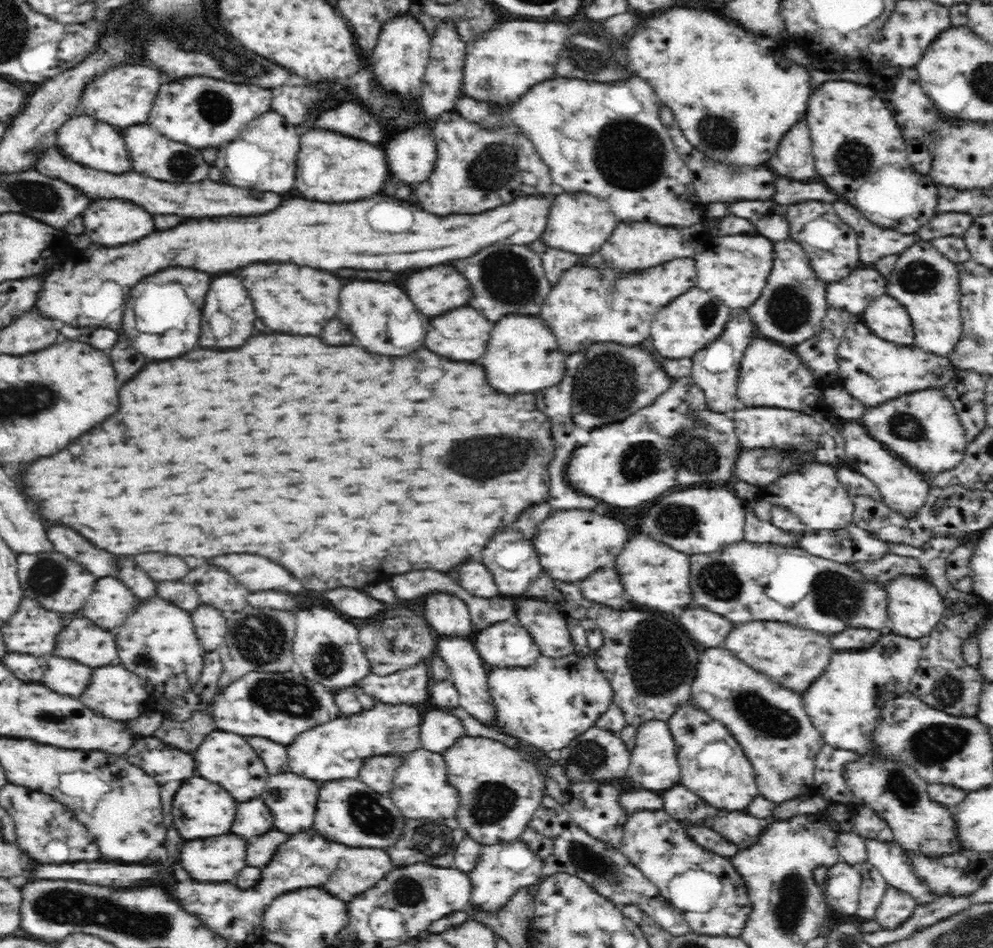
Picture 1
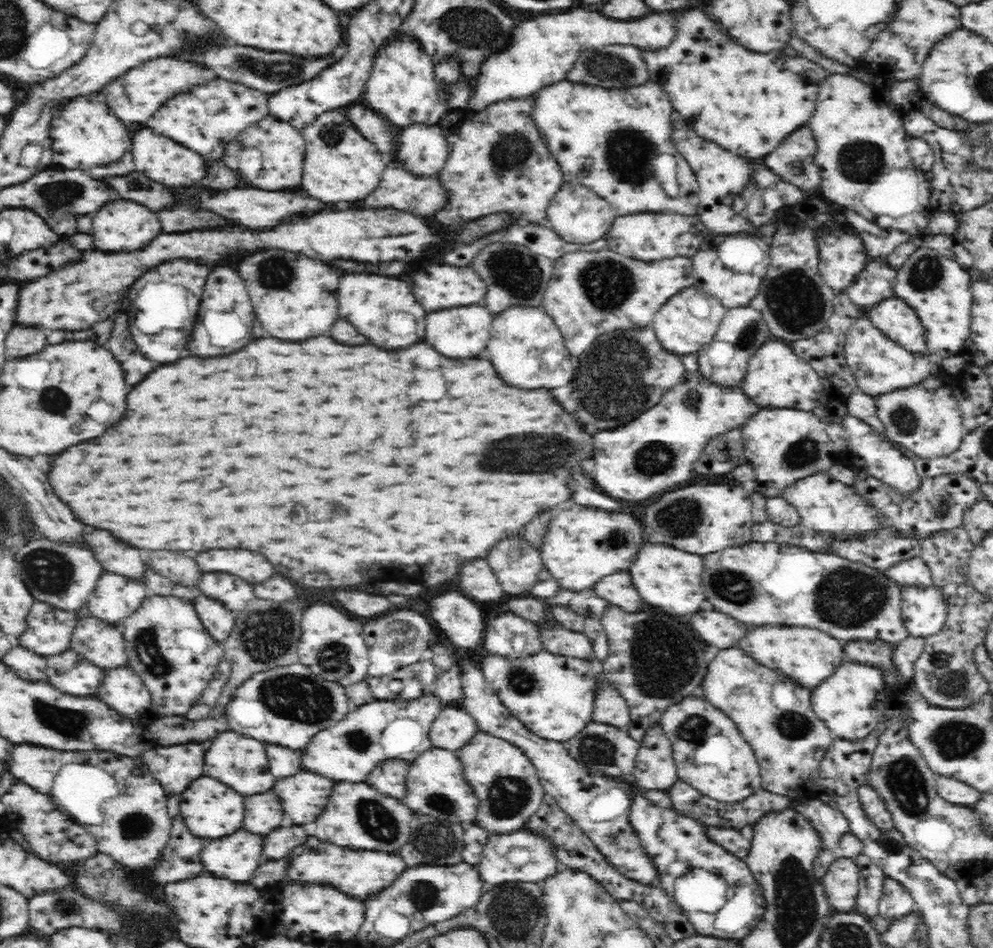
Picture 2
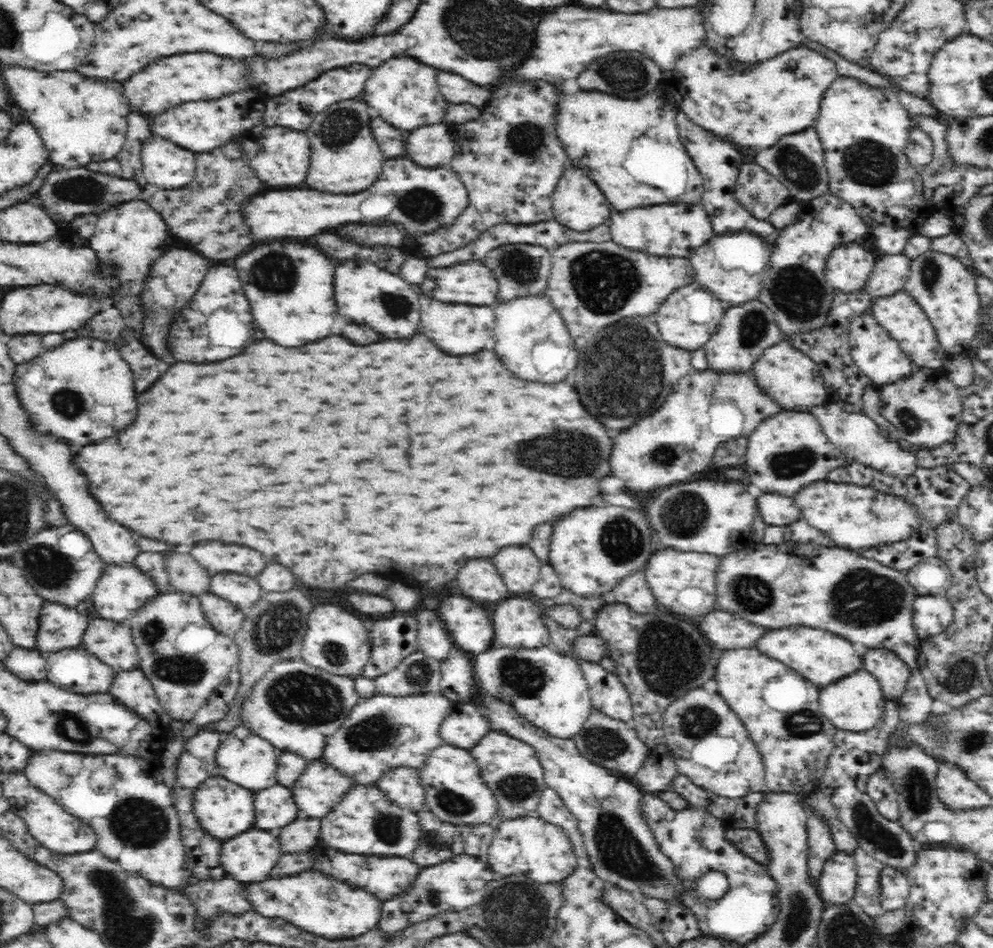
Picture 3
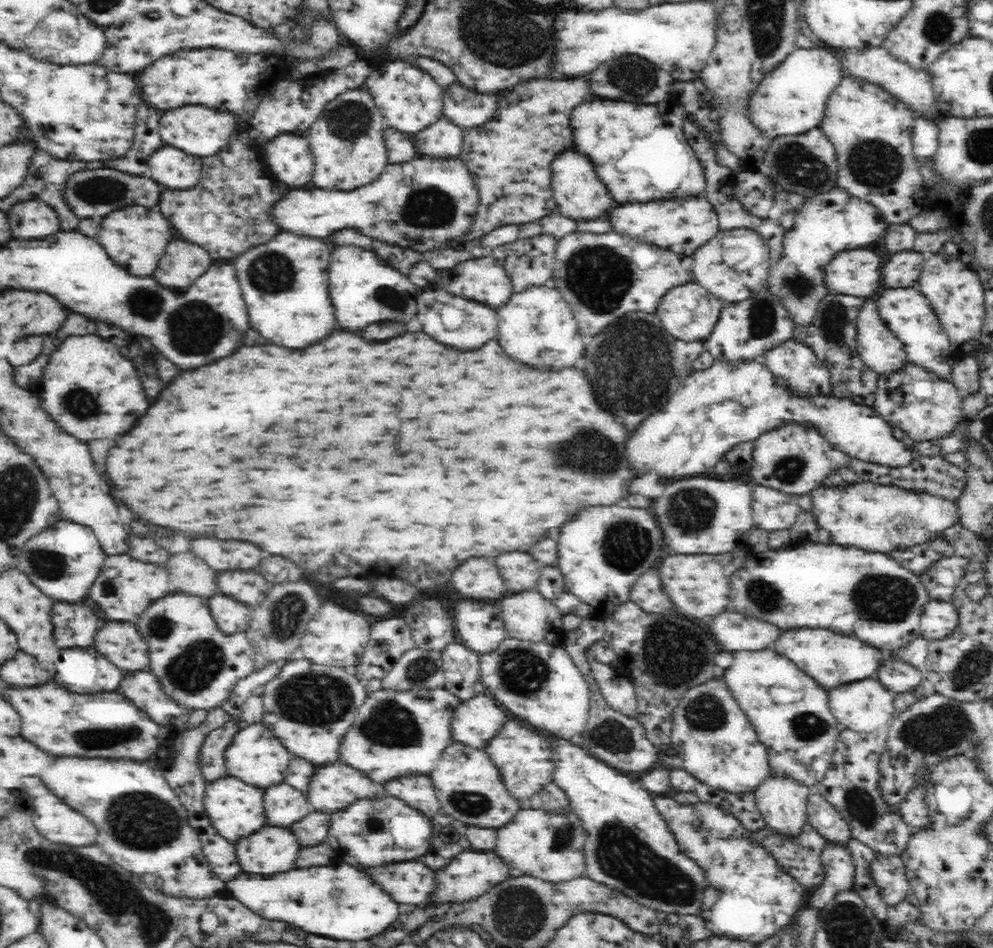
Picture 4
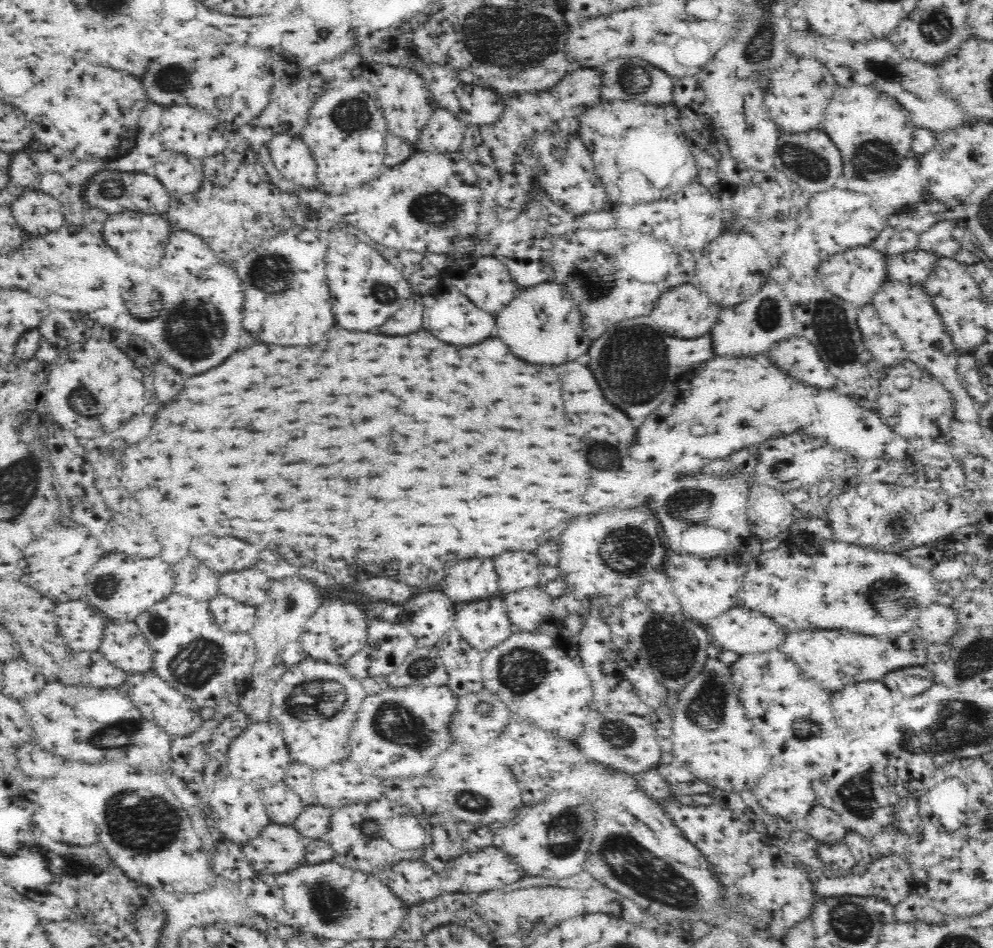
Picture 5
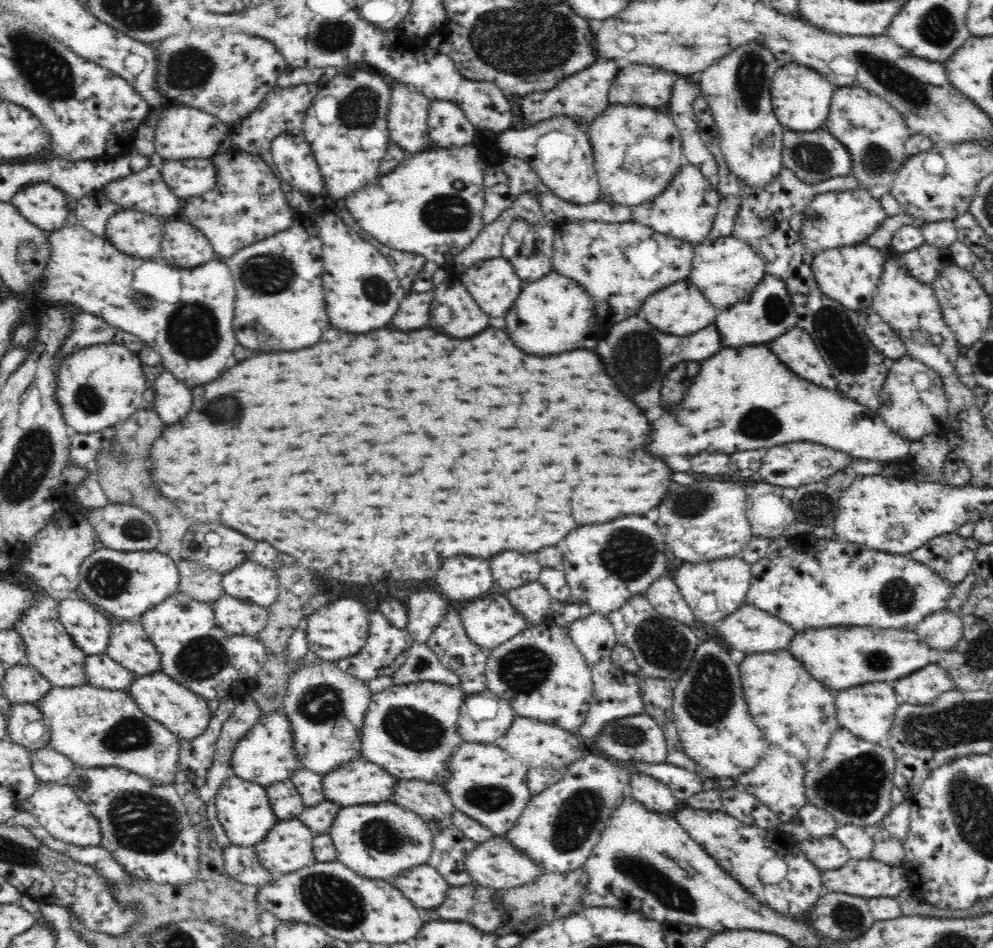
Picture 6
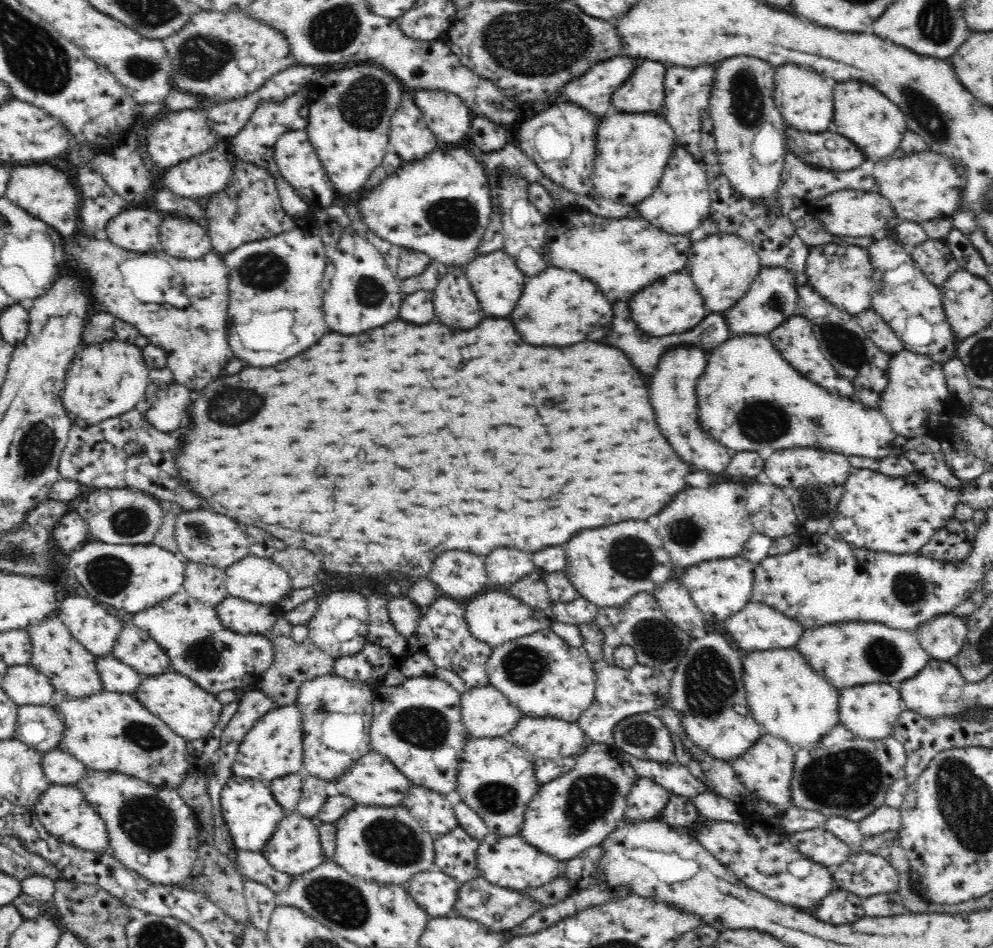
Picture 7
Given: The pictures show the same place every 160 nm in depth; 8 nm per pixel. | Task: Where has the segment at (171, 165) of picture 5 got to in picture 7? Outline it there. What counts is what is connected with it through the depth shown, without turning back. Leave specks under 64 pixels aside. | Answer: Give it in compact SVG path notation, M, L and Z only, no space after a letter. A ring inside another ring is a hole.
M216 148L166 169L162 180L166 189L187 199L204 198L224 190L232 178L232 161Z

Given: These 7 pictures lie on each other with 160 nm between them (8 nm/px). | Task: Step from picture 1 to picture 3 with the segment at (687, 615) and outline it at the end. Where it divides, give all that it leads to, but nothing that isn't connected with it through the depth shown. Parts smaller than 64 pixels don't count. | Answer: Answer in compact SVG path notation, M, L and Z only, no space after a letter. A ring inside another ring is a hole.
M712 612L702 618L700 626L716 648L756 648L756 642L766 634L766 628L728 612Z

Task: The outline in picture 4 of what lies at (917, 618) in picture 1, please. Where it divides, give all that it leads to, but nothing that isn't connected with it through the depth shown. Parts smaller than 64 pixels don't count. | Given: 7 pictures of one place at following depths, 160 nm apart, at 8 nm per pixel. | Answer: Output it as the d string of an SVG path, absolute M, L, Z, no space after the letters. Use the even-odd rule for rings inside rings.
M931 599L922 608L920 620L922 643L942 641L957 630L959 626L958 609L954 602Z

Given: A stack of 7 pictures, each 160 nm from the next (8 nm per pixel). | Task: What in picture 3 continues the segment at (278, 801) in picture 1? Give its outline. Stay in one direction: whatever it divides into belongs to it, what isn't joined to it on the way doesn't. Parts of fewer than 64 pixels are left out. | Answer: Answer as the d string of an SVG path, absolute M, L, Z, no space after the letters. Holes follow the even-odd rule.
M319 759L312 762L302 778L292 786L294 798L298 798L300 810L310 818L322 818L350 792L357 782L340 772L338 767Z

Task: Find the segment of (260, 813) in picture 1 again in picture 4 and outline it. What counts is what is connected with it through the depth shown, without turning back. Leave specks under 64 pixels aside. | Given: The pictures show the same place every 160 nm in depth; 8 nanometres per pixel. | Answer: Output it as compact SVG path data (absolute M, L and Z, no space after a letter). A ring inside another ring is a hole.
M282 782L266 790L266 812L270 814L268 824L272 826L292 826L312 812L306 794Z

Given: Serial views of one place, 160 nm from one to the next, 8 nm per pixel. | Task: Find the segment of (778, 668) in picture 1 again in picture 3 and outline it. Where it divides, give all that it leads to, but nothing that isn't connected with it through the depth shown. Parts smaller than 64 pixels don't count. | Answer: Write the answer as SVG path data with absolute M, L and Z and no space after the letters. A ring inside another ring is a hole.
M786 628L786 630L772 630L766 634L762 642L758 642L758 650L762 650L770 658L778 658L786 662L790 668L798 670L804 678L814 682L819 688L826 686L862 670L864 650L856 648L852 642L840 638L838 634L826 630L802 630L802 628Z

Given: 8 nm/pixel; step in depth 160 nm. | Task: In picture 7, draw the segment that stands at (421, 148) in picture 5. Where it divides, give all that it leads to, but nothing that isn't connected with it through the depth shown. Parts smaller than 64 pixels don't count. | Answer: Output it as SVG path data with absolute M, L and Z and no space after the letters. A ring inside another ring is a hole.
M404 89L403 96L414 100L439 143L456 143L468 137L473 114L459 96L439 90L418 89Z

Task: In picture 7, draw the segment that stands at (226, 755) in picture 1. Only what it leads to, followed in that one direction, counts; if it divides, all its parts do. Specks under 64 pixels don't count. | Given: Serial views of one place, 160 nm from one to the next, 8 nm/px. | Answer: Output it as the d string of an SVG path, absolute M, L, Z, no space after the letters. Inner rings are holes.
M296 705L273 707L245 734L240 743L233 774L266 782L302 772L302 713Z

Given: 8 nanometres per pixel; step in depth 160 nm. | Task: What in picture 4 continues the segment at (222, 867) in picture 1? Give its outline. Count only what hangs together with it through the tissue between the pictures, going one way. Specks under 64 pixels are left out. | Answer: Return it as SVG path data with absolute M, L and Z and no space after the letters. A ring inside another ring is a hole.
M264 826L258 834L236 842L242 872L271 875L299 866L305 850L290 828Z

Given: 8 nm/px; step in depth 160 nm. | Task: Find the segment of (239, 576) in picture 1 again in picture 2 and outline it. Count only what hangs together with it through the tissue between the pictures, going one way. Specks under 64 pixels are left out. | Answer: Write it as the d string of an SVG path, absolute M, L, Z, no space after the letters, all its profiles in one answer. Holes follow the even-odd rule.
M206 550L196 554L202 572L228 572L244 578L246 582L264 582L274 574L272 564L250 550Z

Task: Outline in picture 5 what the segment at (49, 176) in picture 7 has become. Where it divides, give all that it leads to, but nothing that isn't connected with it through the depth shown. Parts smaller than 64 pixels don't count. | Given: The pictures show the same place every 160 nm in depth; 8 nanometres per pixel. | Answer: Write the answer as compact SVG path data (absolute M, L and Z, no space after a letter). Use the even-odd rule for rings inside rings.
M26 190L30 194L22 194L20 198L6 199L6 202L14 202L10 206L18 226L26 230L30 236L48 234L60 229L66 224L63 215L62 204L58 199L47 195L42 191Z

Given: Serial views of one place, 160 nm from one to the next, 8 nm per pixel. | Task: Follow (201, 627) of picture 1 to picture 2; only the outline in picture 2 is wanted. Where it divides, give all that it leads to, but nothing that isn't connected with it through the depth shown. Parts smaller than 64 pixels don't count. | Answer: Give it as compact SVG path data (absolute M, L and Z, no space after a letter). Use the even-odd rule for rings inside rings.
M199 592L194 598L194 606L204 627L217 642L224 642L233 632L237 622L236 612L228 610L222 602L212 600Z

